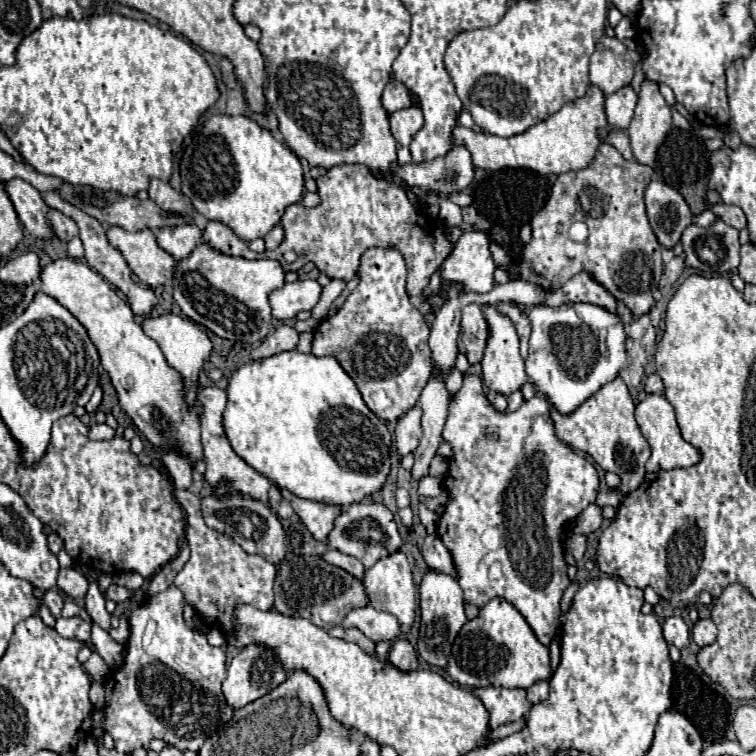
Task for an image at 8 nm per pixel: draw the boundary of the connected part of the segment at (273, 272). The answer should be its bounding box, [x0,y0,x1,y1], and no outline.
[174,244,284,344]

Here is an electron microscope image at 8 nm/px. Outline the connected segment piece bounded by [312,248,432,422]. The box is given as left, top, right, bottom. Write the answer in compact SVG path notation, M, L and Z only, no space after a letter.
M370 248L362 256L358 276L360 284L346 298L344 306L334 316L322 320L320 326L314 330L312 354L336 356L342 368L356 380L366 406L376 416L394 422L416 404L424 384L428 382L428 376L432 374L432 352L428 346L430 328L424 322L424 316L410 304L410 298L406 294L406 264L400 252L392 248Z

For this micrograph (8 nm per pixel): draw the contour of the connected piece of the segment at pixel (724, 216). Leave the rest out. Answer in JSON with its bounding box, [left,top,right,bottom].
[712,204,746,230]

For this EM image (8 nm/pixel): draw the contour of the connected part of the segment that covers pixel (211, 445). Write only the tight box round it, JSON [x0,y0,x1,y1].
[198,386,270,502]

